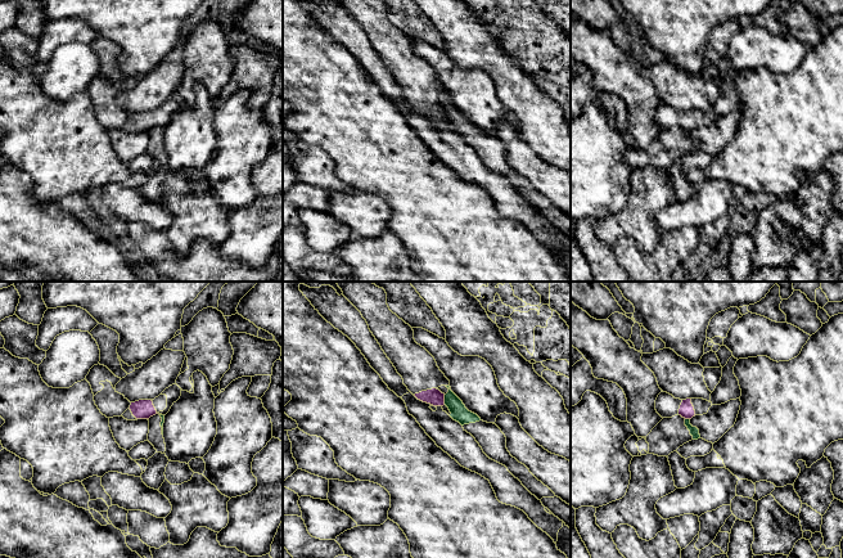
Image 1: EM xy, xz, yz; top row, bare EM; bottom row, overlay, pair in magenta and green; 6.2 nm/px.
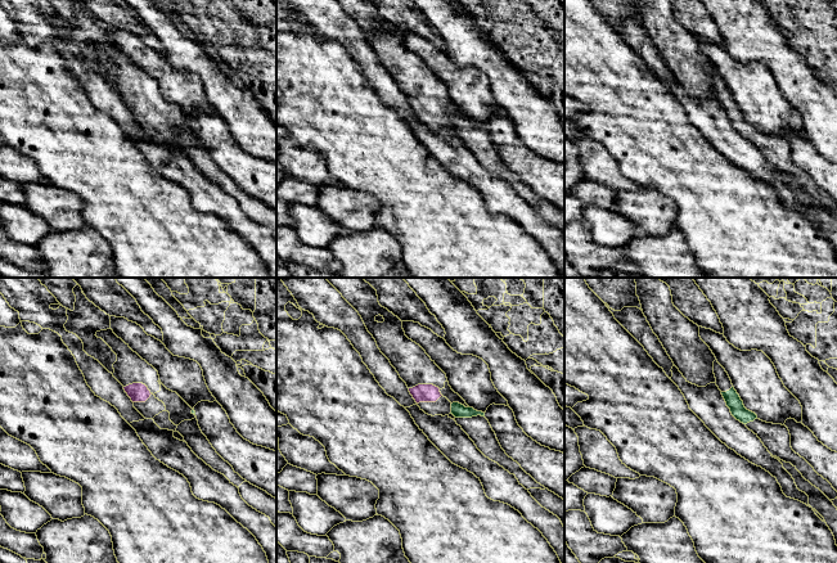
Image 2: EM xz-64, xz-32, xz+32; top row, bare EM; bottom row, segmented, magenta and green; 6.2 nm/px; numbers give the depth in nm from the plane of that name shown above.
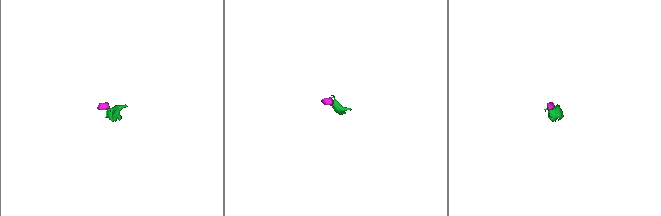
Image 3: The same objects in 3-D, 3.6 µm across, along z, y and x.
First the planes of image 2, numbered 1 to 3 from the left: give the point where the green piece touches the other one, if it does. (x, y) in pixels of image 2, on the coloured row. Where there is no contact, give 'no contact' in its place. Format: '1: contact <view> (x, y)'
1: no contact
2: no contact
3: no contact

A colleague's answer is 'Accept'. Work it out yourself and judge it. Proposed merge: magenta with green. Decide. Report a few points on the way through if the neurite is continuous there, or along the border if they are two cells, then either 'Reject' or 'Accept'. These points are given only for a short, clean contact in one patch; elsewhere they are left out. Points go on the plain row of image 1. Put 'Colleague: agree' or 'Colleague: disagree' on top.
Colleague: disagree
Boundary: xz (443, 107), (445, 116). Reject

